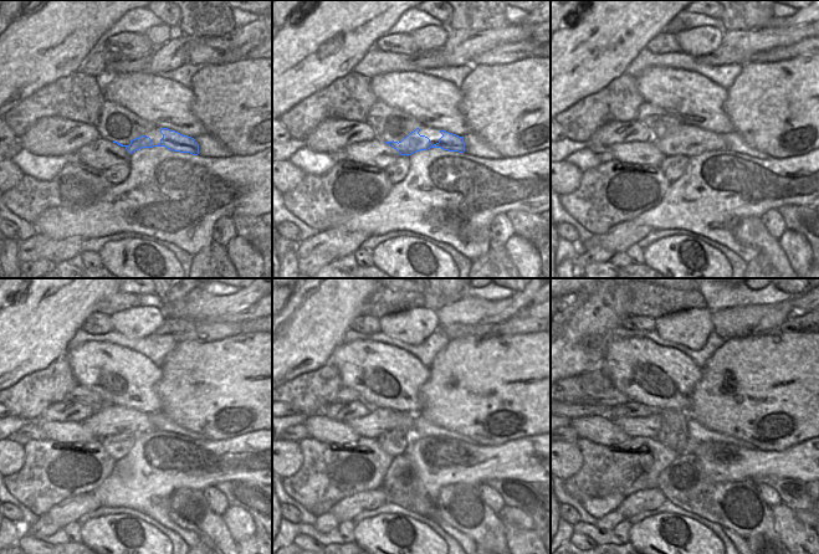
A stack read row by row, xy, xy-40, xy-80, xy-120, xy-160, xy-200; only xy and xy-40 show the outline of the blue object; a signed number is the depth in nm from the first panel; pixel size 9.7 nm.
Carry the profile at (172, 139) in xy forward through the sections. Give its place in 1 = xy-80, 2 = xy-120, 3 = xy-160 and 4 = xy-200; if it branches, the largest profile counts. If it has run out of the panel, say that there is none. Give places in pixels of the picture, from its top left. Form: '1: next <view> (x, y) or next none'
1: next xy-80 (689, 143)
2: next xy-120 (114, 420)
3: next xy-160 (380, 420)
4: next xy-200 (649, 426)

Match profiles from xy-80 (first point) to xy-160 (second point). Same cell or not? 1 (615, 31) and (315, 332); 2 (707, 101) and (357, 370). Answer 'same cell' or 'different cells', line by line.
1: same cell
2: same cell

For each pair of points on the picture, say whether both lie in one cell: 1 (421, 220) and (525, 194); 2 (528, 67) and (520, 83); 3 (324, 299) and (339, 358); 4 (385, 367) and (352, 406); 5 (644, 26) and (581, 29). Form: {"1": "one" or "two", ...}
{"1": "one", "2": "one", "3": "two", "4": "two", "5": "one"}

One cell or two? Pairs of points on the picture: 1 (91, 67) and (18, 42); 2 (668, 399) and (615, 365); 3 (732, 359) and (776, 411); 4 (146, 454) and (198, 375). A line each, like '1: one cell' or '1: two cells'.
1: two cells
2: one cell
3: one cell
4: two cells

